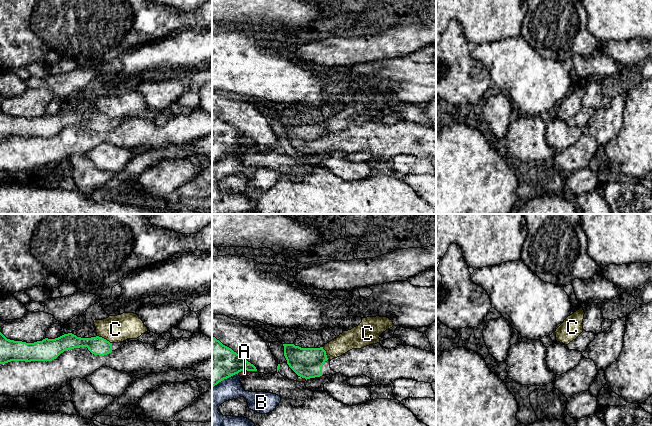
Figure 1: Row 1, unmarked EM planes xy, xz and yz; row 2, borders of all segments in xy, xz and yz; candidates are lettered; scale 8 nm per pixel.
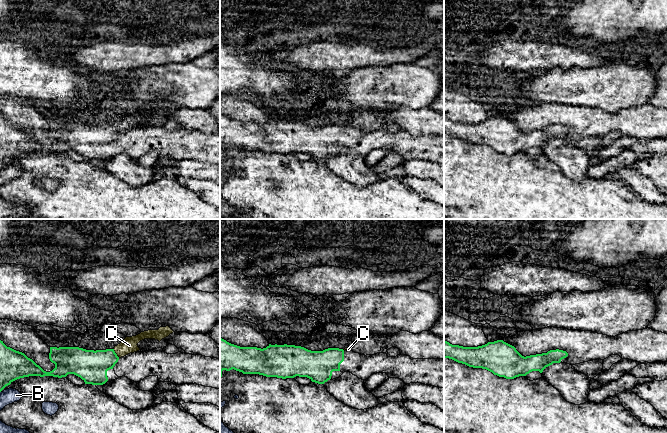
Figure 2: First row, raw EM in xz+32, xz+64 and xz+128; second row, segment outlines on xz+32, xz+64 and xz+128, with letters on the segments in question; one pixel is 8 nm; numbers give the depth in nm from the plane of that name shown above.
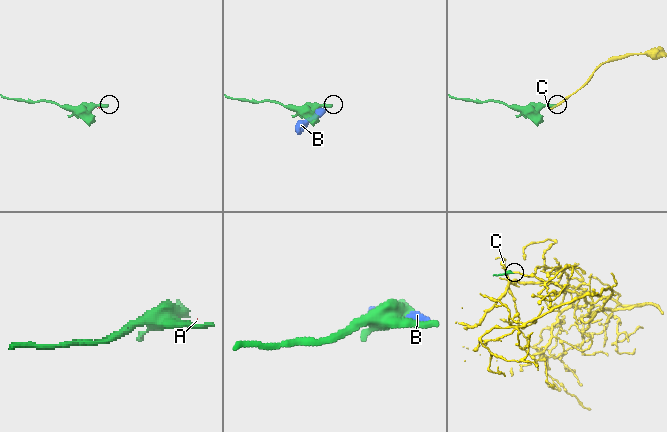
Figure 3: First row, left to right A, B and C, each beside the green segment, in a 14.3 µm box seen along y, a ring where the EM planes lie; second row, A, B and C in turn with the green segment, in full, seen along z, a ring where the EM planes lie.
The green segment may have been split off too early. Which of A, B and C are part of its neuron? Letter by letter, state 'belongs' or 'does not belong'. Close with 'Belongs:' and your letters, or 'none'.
A: does not belong
B: does not belong
C: does not belong
Belongs: none

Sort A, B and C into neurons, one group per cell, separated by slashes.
A B C

